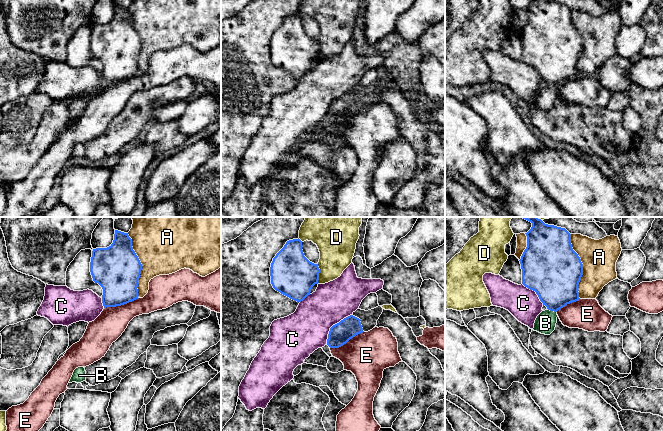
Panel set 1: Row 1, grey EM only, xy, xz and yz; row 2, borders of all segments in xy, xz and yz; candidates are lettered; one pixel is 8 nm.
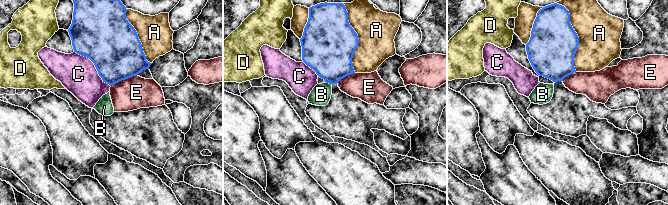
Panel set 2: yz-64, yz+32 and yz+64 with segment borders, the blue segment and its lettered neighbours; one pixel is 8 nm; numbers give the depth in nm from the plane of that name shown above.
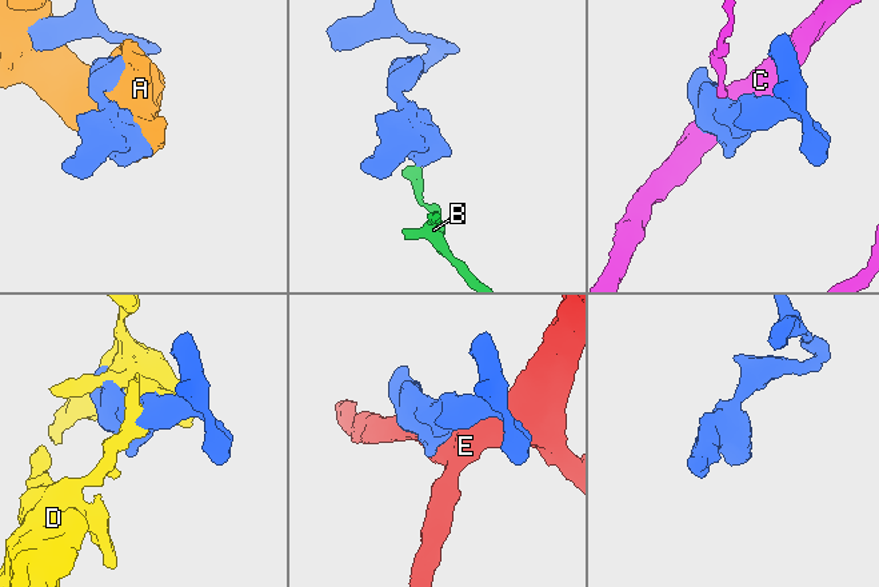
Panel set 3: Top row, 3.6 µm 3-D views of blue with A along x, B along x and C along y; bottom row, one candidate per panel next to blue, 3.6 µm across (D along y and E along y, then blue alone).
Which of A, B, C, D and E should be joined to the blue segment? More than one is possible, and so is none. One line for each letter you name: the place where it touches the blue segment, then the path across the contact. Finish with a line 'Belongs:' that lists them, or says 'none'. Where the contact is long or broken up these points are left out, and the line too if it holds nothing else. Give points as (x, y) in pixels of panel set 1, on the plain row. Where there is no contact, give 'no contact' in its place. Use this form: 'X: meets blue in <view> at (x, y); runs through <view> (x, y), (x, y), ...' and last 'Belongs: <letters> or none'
Belongs: none

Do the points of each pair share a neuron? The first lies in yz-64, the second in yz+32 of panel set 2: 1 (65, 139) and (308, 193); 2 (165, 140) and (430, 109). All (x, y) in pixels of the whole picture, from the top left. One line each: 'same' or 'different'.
1: different
2: different

